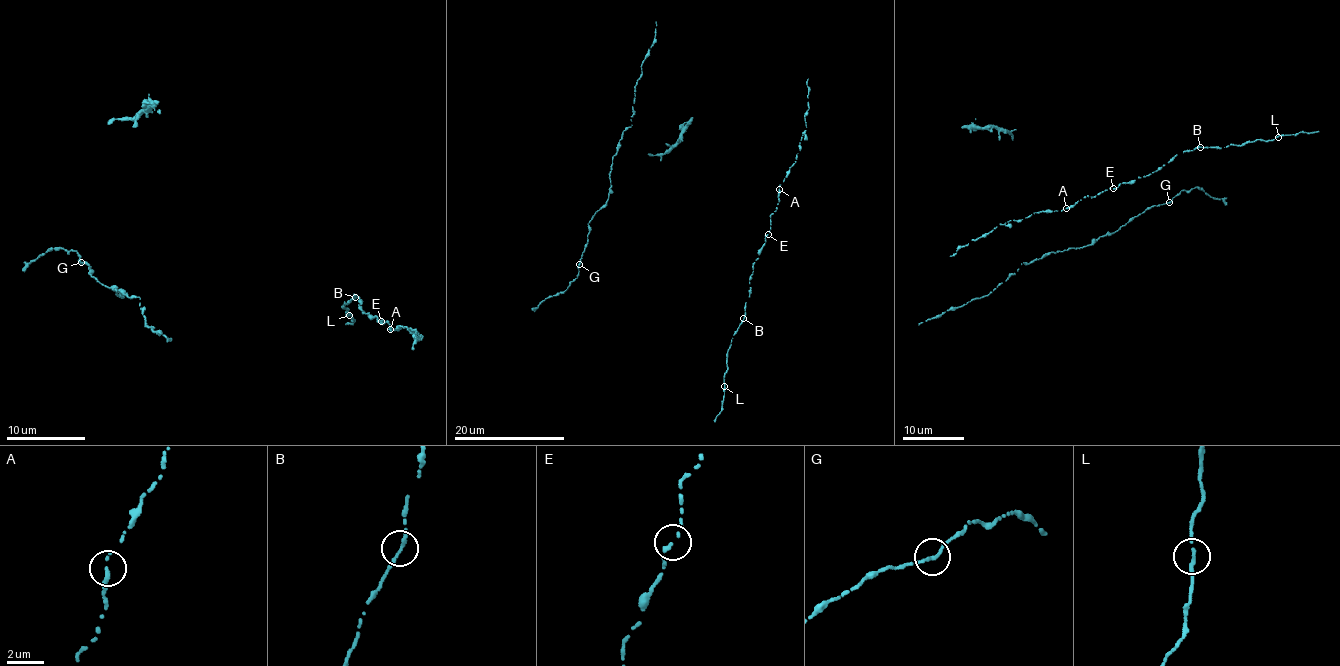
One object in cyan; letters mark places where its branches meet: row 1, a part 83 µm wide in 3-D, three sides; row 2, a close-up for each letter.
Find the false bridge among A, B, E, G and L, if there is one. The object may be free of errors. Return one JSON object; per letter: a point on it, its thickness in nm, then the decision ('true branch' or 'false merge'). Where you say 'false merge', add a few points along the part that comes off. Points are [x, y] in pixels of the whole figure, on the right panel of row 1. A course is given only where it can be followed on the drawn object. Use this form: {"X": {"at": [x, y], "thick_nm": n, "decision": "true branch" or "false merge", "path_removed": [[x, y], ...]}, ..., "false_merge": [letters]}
{"A": {"at": [1066, 208], "thick_nm": 280, "decision": "true branch"}, "B": {"at": [1200, 147], "thick_nm": 200, "decision": "true branch"}, "E": {"at": [1113, 188], "thick_nm": 170, "decision": "true branch"}, "G": {"at": [1169, 202], "thick_nm": 190, "decision": "true branch"}, "L": {"at": [1278, 137], "thick_nm": 190, "decision": "true branch"}, "false_merge": []}

